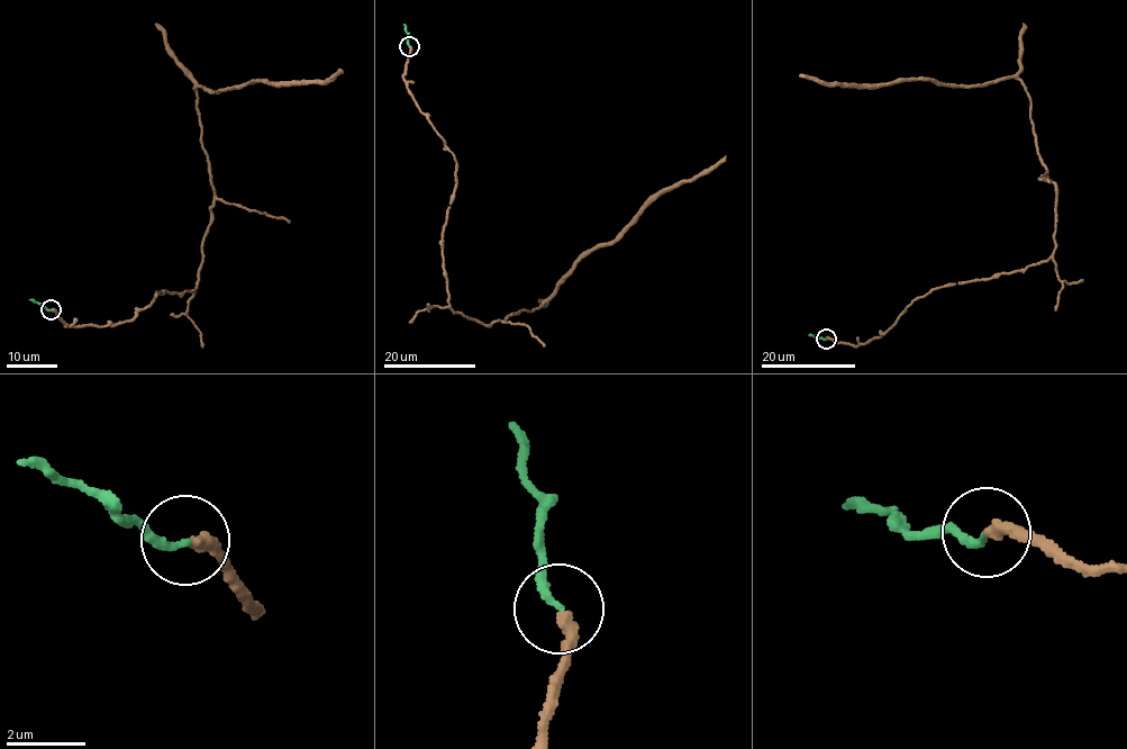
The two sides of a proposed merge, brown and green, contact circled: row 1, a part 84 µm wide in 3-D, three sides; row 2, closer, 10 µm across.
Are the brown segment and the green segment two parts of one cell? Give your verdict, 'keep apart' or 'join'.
join

